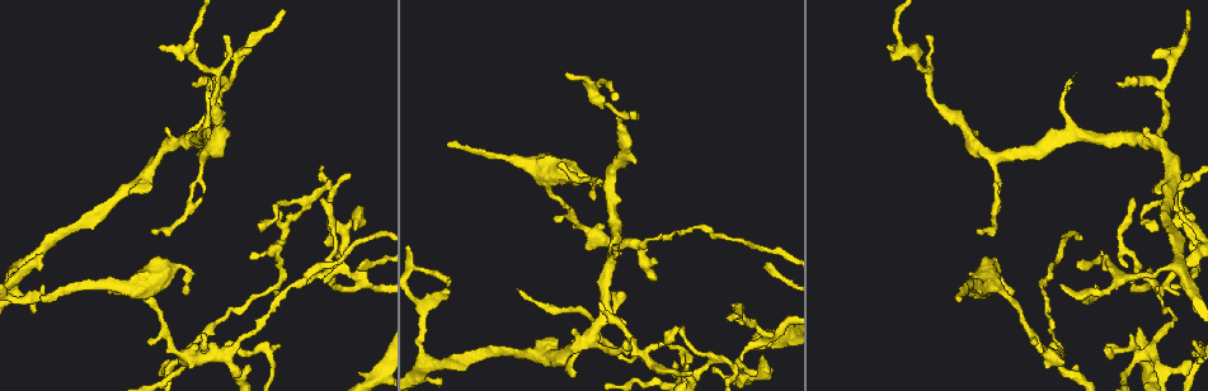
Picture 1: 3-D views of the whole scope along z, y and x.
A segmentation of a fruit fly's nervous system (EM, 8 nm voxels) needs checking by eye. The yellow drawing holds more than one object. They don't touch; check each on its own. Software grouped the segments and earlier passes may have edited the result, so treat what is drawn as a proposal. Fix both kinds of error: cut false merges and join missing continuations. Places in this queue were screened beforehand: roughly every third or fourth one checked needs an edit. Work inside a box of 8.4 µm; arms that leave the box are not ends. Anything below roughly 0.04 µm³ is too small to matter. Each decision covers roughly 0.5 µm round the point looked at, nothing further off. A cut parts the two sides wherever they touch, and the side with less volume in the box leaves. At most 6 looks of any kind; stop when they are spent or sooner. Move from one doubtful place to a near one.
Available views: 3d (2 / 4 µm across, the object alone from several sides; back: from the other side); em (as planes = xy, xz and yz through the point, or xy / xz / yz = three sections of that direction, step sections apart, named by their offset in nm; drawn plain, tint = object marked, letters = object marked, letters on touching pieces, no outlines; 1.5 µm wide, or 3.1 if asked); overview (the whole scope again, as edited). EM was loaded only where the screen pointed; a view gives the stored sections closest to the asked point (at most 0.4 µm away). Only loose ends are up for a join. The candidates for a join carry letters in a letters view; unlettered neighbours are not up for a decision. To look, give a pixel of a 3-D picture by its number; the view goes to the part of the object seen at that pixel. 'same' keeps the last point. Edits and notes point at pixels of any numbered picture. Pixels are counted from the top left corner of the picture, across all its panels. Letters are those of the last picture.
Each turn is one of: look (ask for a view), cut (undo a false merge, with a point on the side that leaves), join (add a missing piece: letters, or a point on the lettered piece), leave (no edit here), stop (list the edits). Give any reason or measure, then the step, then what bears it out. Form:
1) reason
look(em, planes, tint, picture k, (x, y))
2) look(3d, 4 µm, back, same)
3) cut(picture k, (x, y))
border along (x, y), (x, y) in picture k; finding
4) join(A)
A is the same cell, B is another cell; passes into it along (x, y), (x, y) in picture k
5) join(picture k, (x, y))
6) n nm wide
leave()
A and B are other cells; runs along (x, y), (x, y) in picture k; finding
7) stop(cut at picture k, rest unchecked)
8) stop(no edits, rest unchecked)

thin end
look(em, xz, step 8, letters, picture 1, (248, 51))

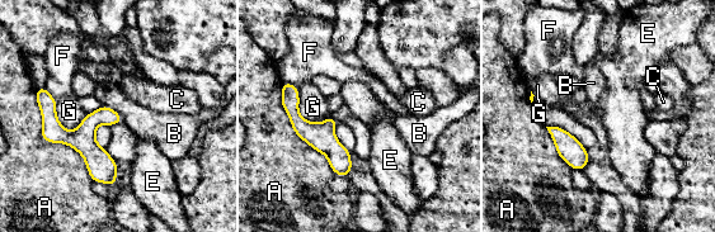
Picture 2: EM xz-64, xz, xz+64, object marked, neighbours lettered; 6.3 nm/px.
leave()
A, B, C, E, F and G are other cells; border along (103, 104), (114, 109), (122, 121) in picture 2; none of them fits

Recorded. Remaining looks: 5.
look(em, planes, tint, picture 1, (724, 363))

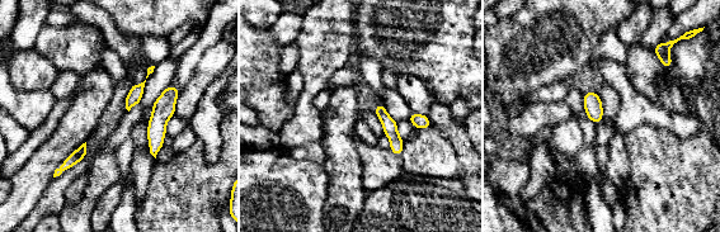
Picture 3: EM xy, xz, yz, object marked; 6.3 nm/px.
look(em, planes, letters, same)

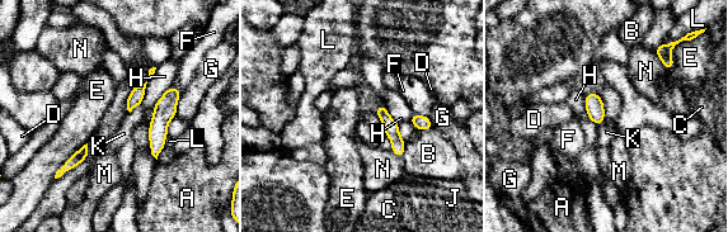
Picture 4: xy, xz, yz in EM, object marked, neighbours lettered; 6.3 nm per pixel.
leave()
A, B, C, D, E, F, G, H, J, K, L, M and N are other cells; one cell here

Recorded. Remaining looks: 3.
free end
look(3d, 4 µm, back, picture 1, (929, 37))

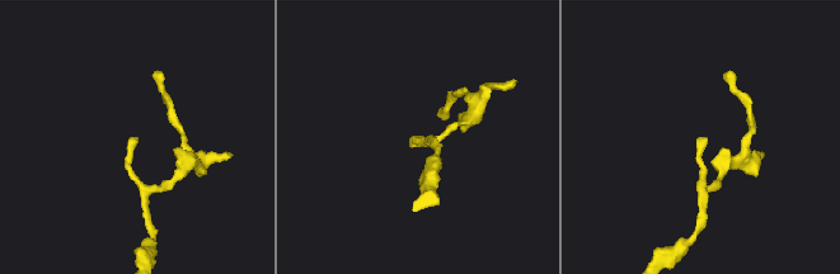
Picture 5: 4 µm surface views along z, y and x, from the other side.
look(em, xy, step 8, letters, picture 5, (134, 139))

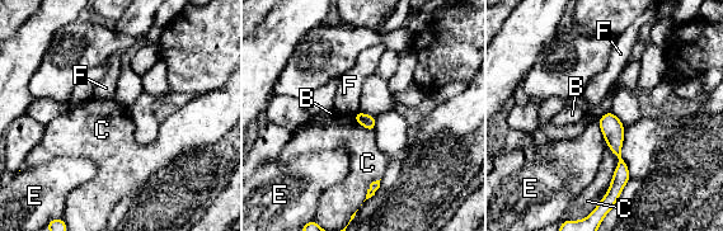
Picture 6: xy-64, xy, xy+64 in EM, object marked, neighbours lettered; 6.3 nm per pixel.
look(em, planes, letters, same)

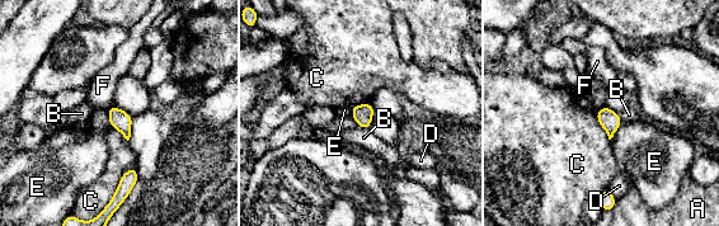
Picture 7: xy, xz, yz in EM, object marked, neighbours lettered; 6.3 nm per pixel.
C touches over 280 nm
leave()
A, B, C, D, E and F are other cells; none of them fits

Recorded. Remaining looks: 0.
stop(no edits, rest unchecked)

